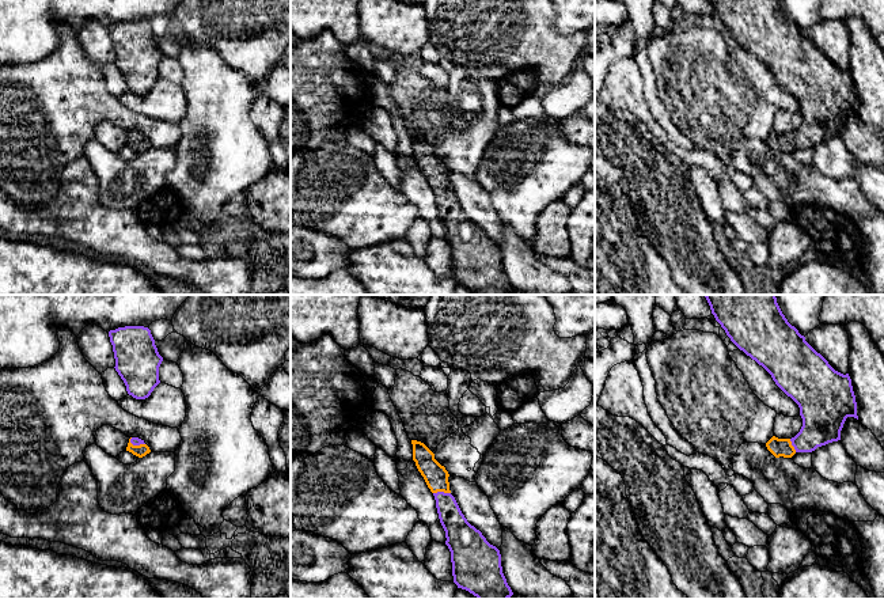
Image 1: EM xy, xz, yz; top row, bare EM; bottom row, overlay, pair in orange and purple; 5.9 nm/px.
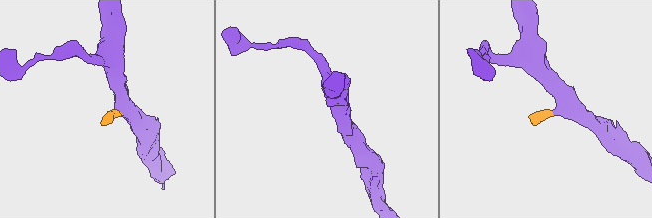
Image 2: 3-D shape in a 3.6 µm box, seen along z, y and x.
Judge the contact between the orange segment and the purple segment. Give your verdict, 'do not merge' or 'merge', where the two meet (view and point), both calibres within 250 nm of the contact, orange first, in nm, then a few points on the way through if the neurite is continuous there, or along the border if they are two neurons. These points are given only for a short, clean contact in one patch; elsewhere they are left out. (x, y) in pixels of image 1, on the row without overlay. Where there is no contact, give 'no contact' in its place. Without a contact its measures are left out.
merge | xz (442, 186) | 140/150 nm | across xz (436, 173), (442, 186), (456, 223)

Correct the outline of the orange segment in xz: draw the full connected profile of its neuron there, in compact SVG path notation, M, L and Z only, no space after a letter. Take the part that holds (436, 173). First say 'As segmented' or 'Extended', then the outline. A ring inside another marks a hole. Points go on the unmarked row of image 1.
Extended. M411 136L411 140L413 156L435 192L439 215L445 227L445 240L451 247L454 278L458 284L468 287L478 295L509 295L513 288L502 269L500 246L490 240L482 228L467 217L455 193L451 190L449 170L435 155L435 149L421 137Z

